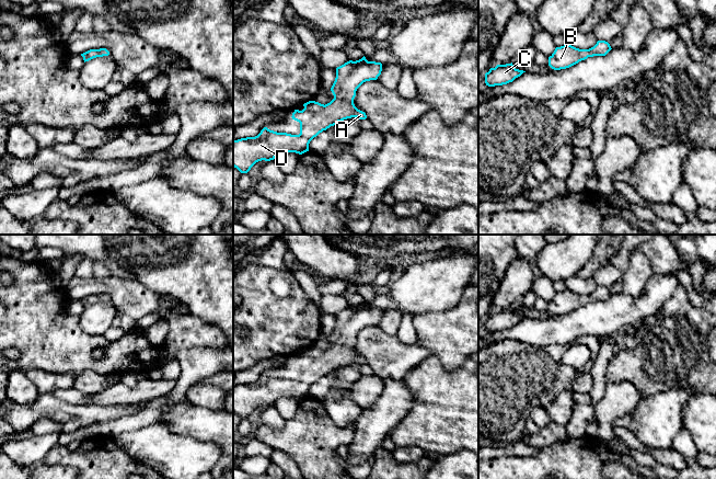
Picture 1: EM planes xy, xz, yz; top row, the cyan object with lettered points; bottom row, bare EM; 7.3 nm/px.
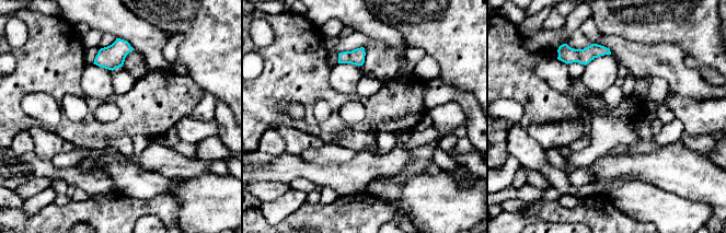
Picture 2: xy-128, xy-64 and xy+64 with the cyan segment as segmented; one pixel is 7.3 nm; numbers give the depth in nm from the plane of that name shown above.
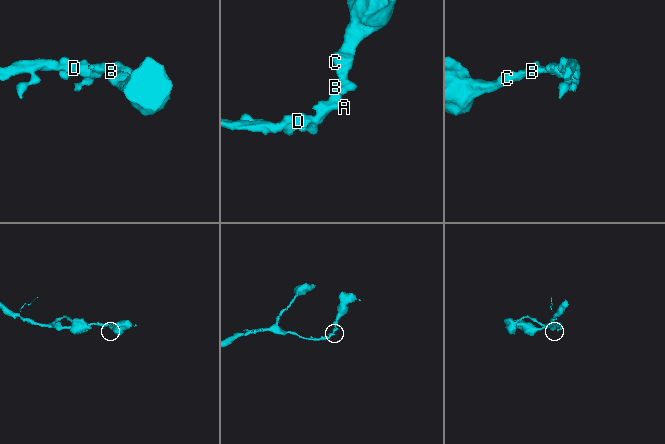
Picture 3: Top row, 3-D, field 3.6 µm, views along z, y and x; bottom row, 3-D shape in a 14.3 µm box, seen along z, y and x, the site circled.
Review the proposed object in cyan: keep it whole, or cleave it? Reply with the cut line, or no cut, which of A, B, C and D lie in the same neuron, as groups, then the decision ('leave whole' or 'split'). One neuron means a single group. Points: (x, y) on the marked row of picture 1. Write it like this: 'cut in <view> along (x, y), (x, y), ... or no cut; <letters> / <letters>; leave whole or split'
no cut; A B C D; leave whole

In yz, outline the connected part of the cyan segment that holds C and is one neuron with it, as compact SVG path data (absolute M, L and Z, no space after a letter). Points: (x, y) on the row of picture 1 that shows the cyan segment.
M512 62L497 65L495 68L490 68L489 71L485 73L485 83L488 87L507 84L520 77L523 72L526 71L516 69Z

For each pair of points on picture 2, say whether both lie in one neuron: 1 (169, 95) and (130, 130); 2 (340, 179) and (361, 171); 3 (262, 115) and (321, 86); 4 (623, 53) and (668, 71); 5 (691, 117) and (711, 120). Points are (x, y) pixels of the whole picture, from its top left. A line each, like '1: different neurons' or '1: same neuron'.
1: same neuron
2: same neuron
3: same neuron
4: same neuron
5: same neuron

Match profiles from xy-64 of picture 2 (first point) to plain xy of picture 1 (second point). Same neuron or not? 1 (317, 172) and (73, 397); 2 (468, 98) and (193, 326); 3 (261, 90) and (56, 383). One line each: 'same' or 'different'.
1: different
2: same
3: different

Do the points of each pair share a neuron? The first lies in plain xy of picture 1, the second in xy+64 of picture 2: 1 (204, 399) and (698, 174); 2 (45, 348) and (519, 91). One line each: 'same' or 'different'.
1: different
2: same

